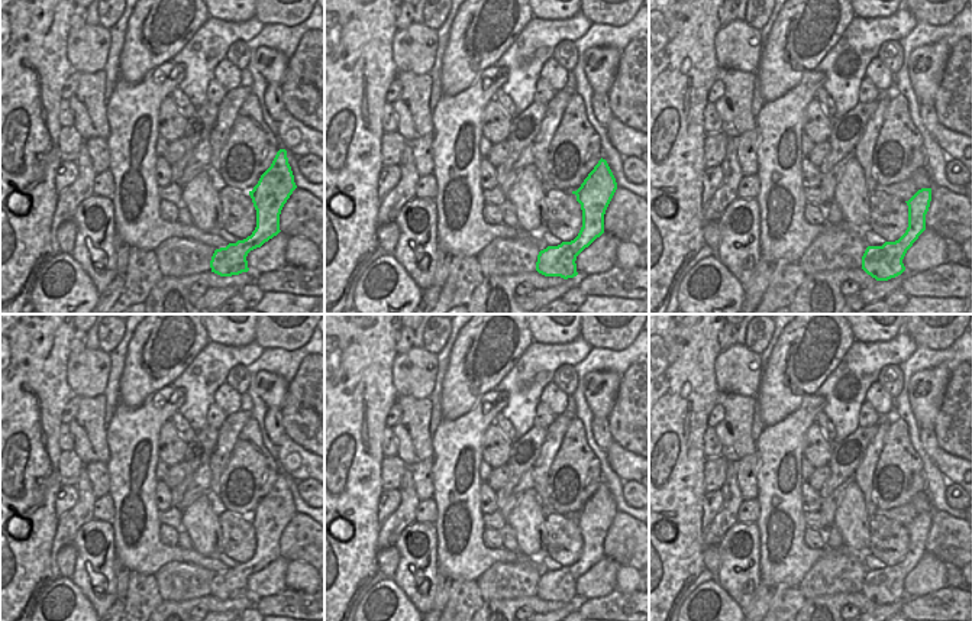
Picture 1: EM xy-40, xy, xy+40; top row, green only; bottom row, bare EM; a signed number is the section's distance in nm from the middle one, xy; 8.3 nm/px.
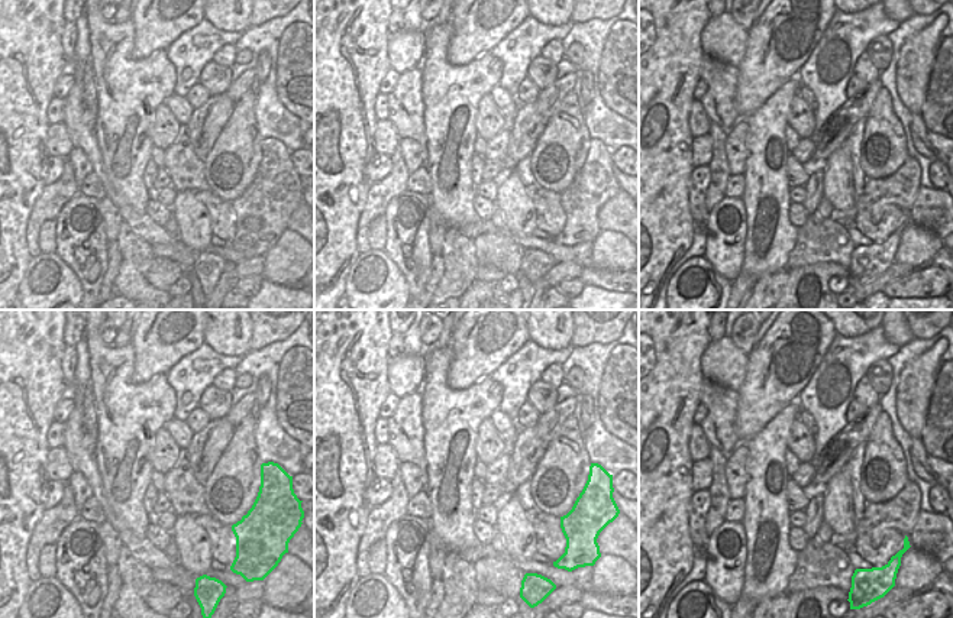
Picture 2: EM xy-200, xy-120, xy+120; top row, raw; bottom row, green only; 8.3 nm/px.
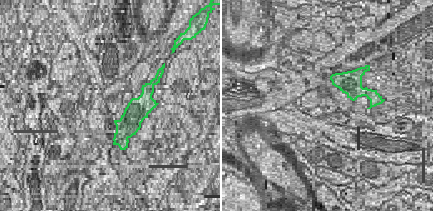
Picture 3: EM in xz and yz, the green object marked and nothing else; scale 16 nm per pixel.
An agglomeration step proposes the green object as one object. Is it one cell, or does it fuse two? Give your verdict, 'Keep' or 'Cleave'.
Keep.

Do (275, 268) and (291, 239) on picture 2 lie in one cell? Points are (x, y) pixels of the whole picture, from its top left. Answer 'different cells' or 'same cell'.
same cell

